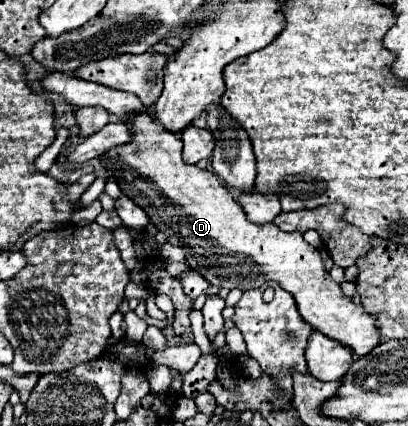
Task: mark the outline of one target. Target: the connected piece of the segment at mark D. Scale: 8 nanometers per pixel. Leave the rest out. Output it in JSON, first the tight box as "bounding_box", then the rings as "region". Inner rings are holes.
{"bounding_box":[100,115,382,357],"region":[[[136,115],[128,127],[132,129],[132,141],[104,153],[100,157],[104,169],[116,177],[122,193],[148,213],[158,231],[170,237],[172,245],[188,251],[186,263],[210,285],[250,291],[264,281],[276,281],[294,295],[306,323],[348,347],[354,357],[364,357],[382,343],[374,317],[342,293],[340,283],[328,275],[318,249],[308,245],[302,233],[284,233],[274,223],[256,225],[248,221],[244,209],[220,179],[210,171],[184,163],[180,137],[166,131],[152,117]]]}

